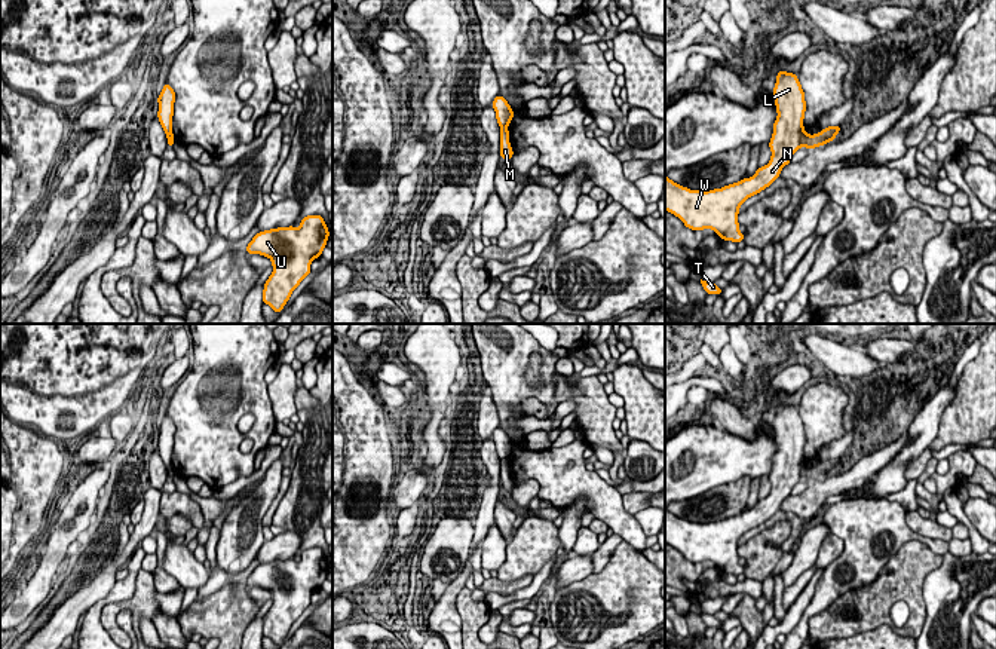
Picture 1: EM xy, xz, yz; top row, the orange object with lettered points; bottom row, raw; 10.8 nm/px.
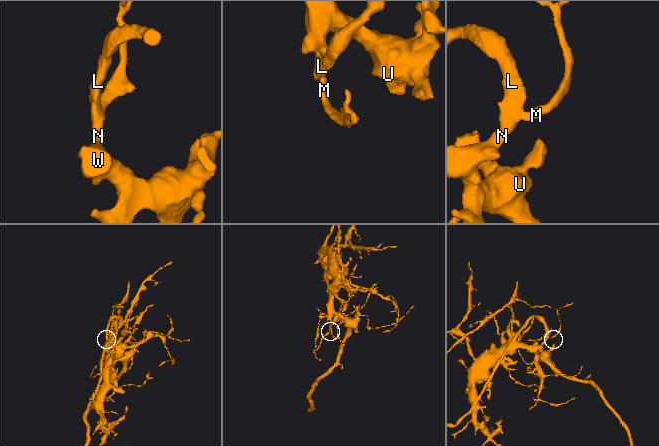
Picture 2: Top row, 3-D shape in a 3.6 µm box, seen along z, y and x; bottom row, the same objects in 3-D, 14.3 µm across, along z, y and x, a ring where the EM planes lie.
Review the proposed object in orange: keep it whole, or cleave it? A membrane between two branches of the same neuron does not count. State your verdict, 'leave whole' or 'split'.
split

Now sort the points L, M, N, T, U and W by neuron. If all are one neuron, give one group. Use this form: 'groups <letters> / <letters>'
groups L N T U W / M

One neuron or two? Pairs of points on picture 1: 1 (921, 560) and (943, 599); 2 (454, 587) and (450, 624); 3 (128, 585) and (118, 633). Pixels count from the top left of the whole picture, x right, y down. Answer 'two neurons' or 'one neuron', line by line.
1: two neurons
2: one neuron
3: two neurons

